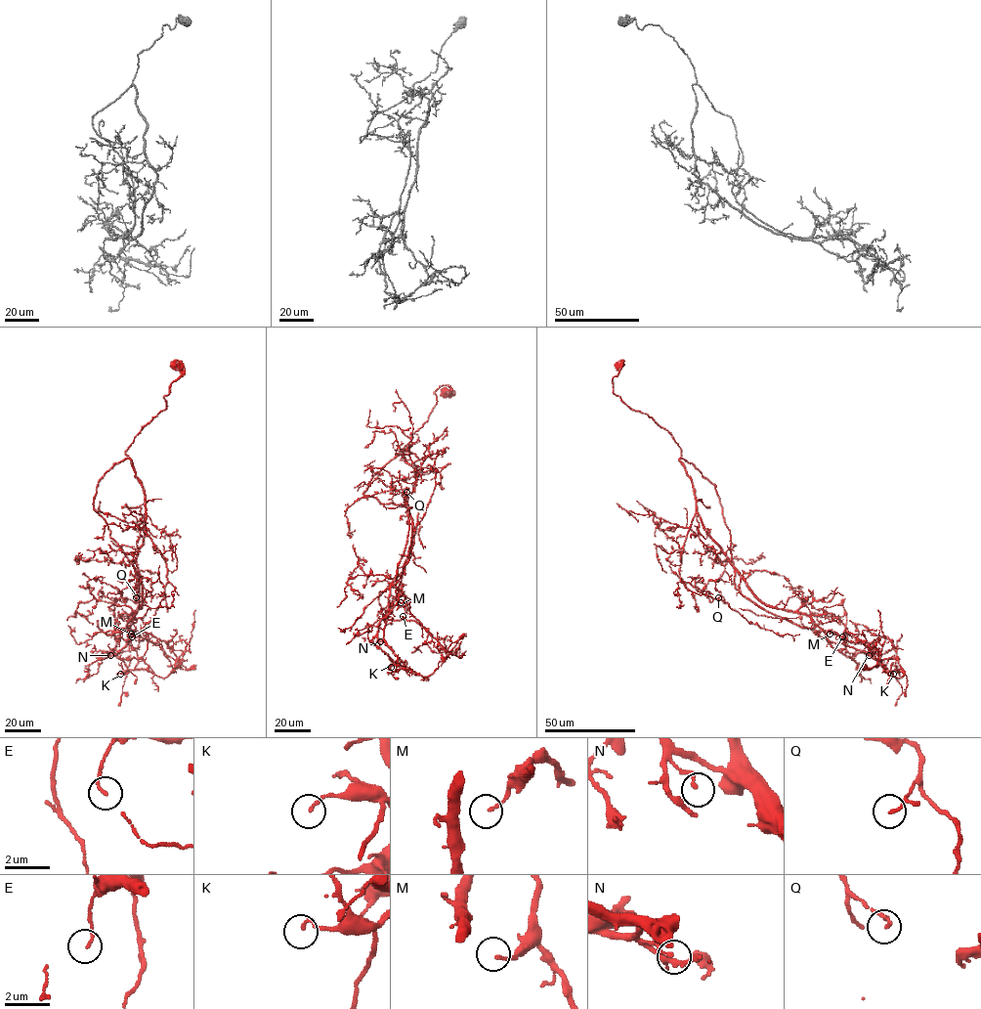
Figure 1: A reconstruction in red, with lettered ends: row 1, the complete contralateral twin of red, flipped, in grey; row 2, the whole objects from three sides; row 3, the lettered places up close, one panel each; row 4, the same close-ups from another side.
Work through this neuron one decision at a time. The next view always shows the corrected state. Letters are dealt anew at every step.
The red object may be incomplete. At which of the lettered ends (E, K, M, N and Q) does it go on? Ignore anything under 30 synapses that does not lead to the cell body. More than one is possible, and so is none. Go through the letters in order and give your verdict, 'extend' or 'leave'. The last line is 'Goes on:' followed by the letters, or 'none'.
E: leave
K: leave
M: leave
N: leave
Q: leave
Goes on: none

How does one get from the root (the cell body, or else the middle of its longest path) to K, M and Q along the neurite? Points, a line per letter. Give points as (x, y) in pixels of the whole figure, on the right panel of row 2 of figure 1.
K: (620, 365), (614, 393), (673, 437), (697, 513), (740, 576), (741, 592), (828, 640), (867, 651), (893, 674)
M: (620, 365), (612, 379), (614, 393), (673, 437), (702, 524), (749, 590), (768, 604), (806, 614), (830, 634)
Q: (620, 365), (612, 379), (614, 393), (673, 437), (702, 524), (727, 559), (715, 582), (718, 597)

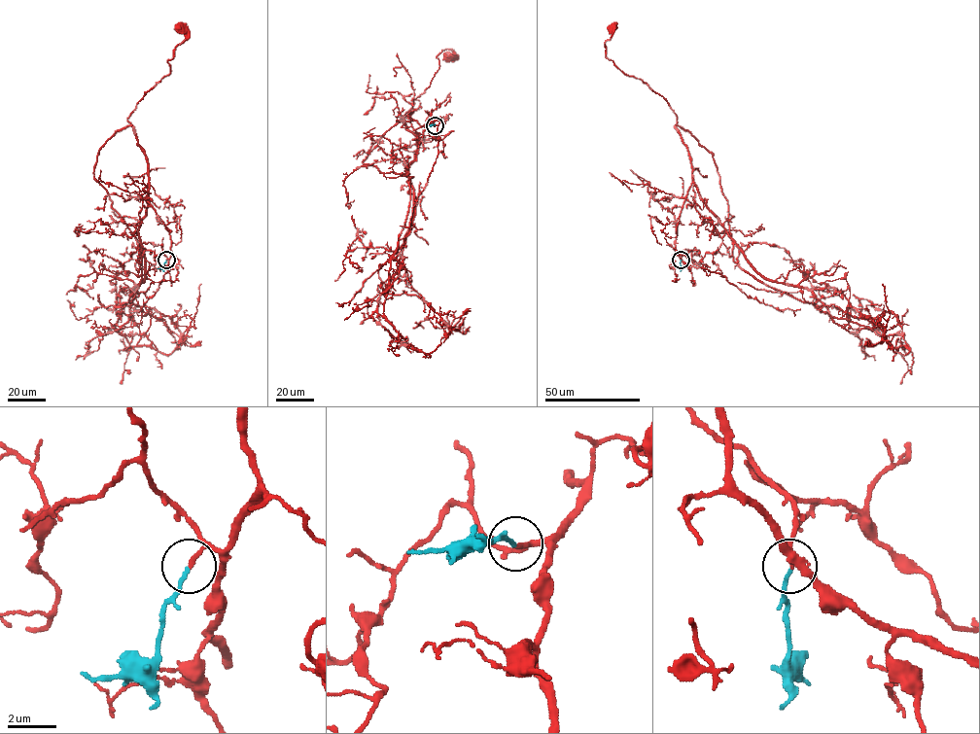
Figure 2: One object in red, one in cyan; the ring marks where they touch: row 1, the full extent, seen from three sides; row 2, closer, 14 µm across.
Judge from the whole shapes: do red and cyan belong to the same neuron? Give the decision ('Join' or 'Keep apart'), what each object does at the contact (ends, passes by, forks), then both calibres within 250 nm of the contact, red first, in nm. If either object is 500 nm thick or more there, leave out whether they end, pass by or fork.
Join. At the ring red ends. At the ring cyan ends. Thickness 170 nm (red) against 150 nm

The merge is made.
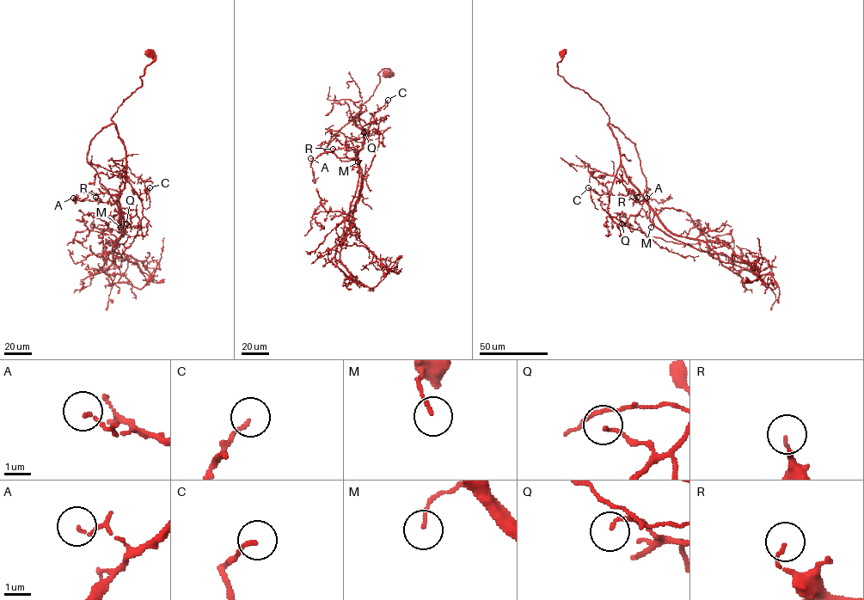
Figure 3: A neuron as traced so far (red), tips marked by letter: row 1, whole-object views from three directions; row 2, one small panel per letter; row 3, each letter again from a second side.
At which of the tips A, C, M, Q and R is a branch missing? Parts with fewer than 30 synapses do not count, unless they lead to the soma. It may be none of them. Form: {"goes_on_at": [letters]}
{"goes_on_at": ["C"]}

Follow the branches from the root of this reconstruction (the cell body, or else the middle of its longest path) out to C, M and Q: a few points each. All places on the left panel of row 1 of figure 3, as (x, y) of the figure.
C: (149, 52), (152, 61), (140, 76), (142, 85), (111, 119), (124, 146), (125, 177), (132, 192), (150, 187)
M: (149, 52), (152, 61), (140, 76), (142, 85), (111, 119), (125, 155), (120, 227)
Q: (149, 52), (142, 85), (111, 119), (125, 151), (125, 178), (143, 206), (141, 219), (126, 223)

